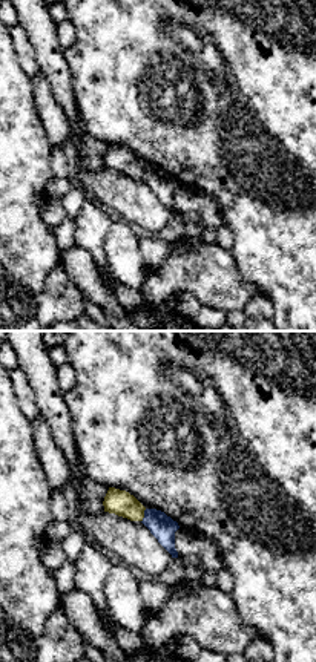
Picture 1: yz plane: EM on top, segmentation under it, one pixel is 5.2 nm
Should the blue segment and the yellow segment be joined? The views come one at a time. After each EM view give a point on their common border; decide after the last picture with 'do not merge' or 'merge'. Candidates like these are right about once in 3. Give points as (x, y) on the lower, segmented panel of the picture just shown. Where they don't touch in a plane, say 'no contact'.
(144, 515)

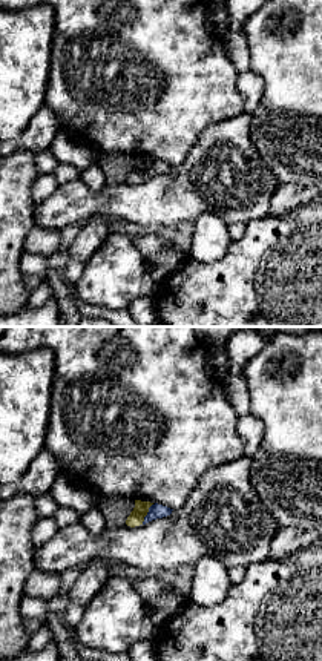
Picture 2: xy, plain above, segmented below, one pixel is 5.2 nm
(147, 514)

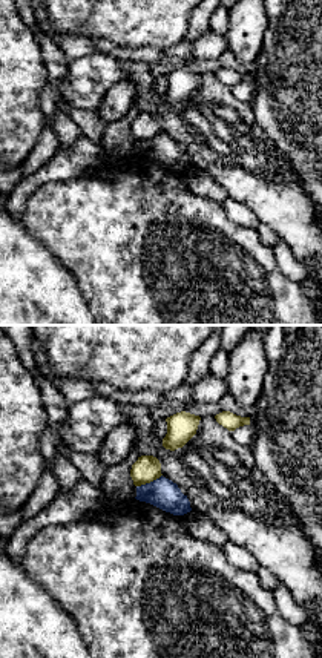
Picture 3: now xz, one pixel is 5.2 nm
(151, 482)

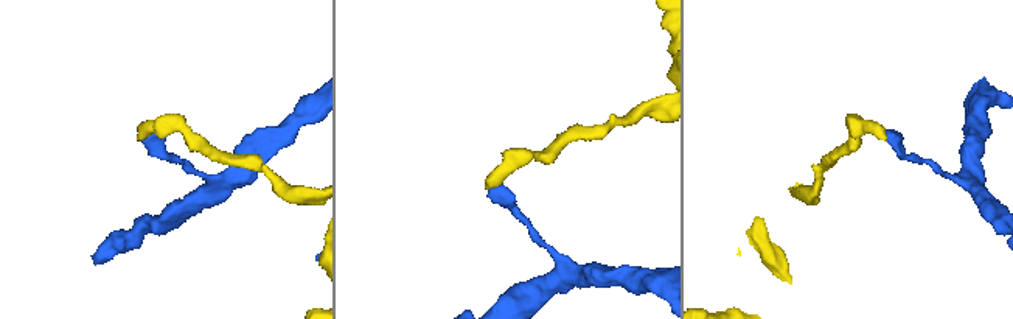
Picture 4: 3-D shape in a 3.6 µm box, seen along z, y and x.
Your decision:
do not merge

